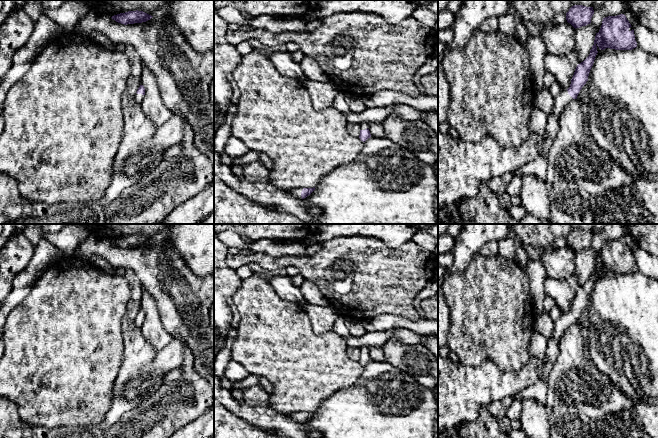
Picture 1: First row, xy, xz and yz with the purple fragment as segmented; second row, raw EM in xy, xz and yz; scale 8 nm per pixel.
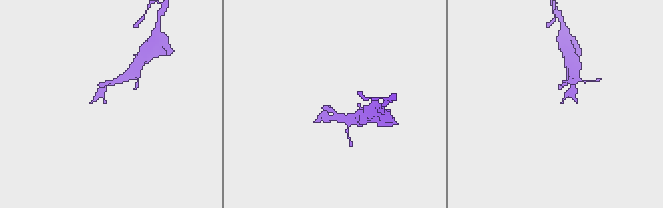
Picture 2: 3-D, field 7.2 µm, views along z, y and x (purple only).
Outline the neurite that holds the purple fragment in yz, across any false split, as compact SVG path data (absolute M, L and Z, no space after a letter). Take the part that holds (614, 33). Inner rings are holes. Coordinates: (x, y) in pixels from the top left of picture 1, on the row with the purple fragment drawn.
M624 14L603 18L601 28L596 33L594 45L590 50L589 56L577 65L570 87L567 90L562 89L559 95L554 98L554 107L551 114L560 117L565 107L573 99L577 99L580 90L588 81L598 48L601 50L606 48L632 50L637 47L634 30L630 31L630 27L632 26Z

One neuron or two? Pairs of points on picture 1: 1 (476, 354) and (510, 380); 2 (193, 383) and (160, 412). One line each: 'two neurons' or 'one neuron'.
1: two neurons
2: one neuron

